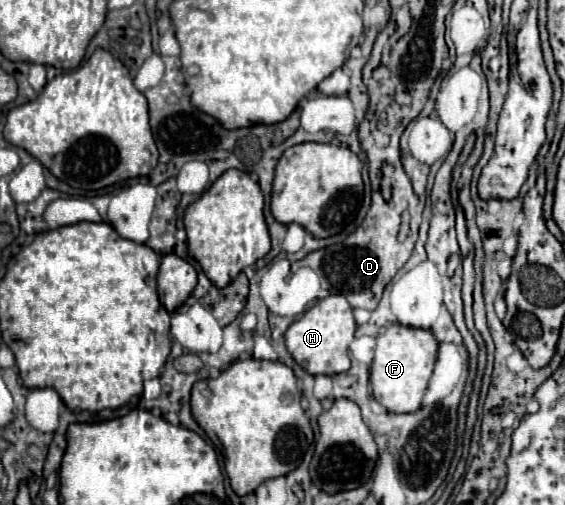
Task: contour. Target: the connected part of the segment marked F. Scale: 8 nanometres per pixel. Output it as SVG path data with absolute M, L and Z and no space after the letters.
M391 324L383 334L377 336L375 358L371 364L371 388L373 398L389 412L415 412L421 406L427 382L431 378L437 358L437 340L429 330L407 328Z

